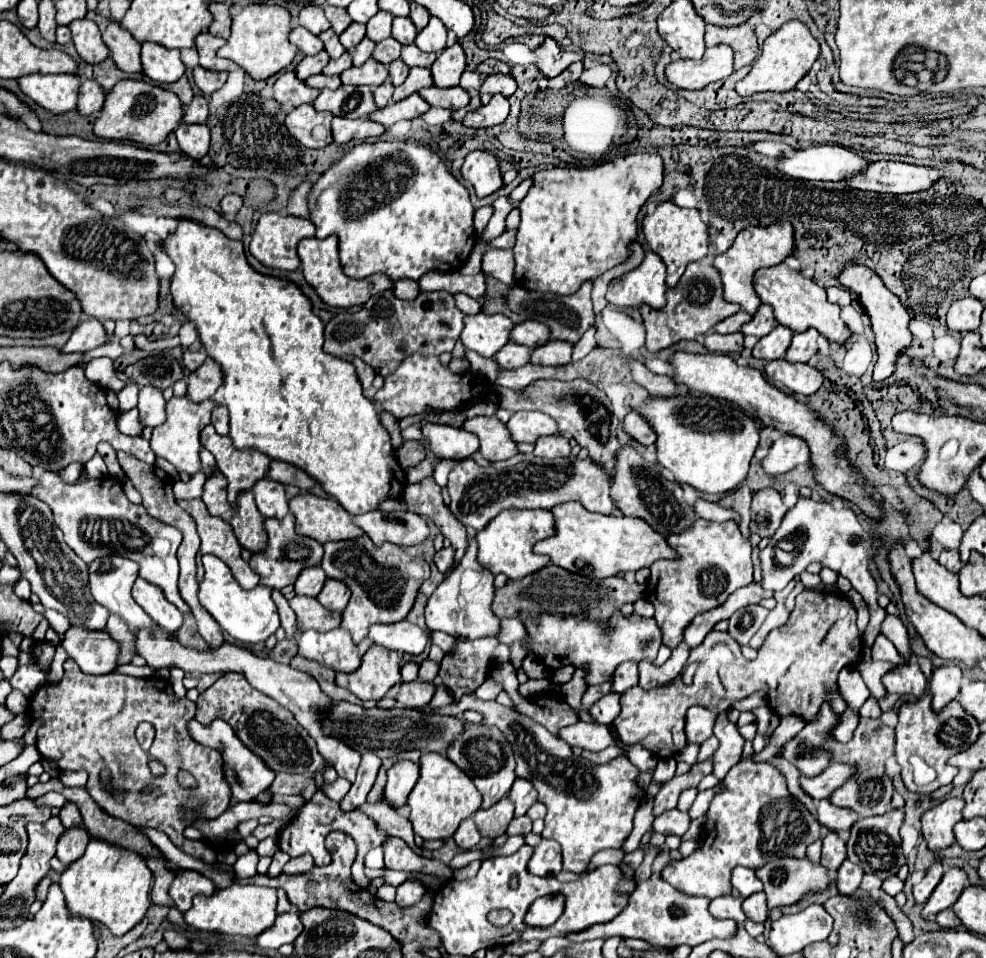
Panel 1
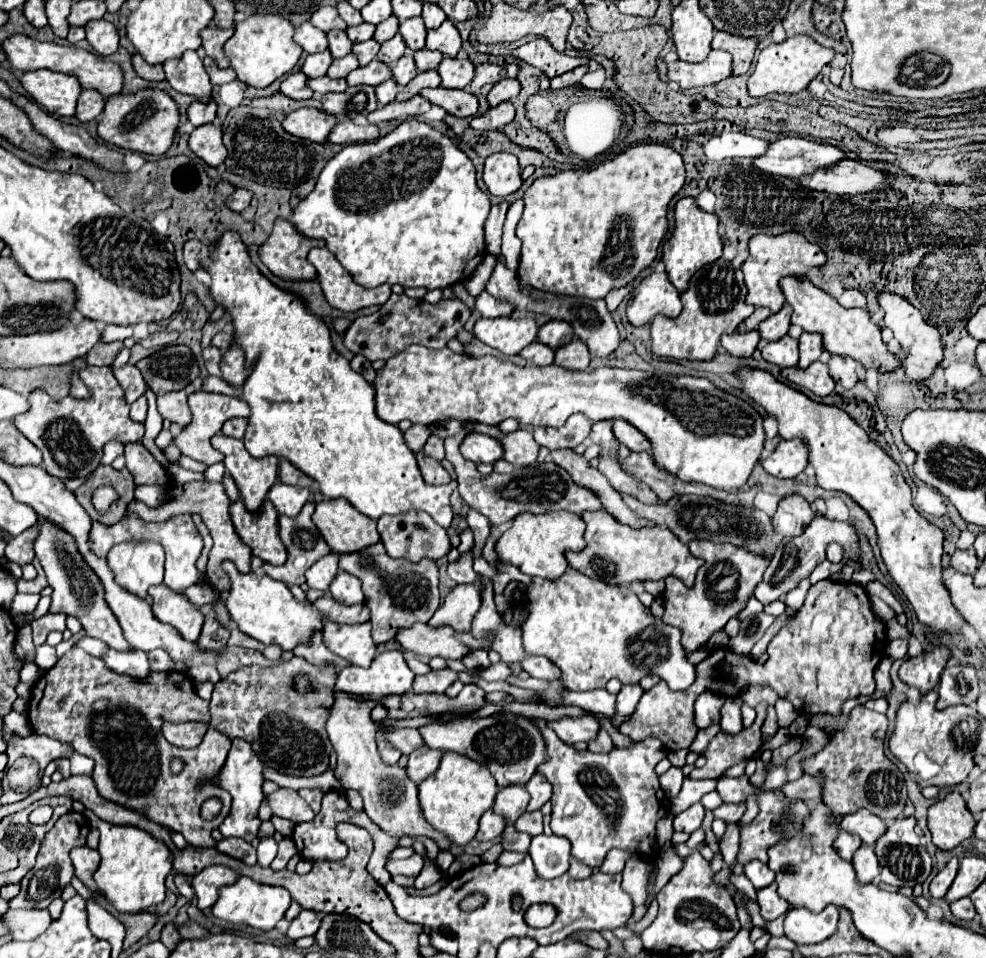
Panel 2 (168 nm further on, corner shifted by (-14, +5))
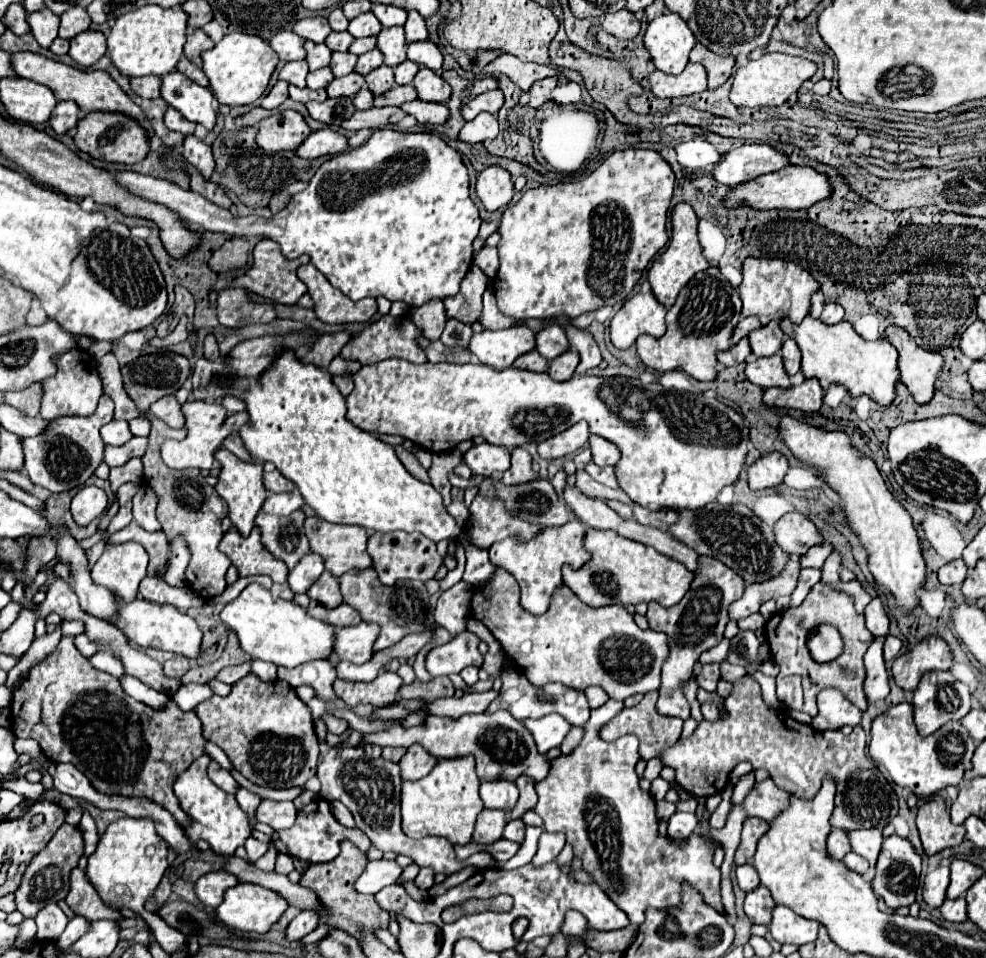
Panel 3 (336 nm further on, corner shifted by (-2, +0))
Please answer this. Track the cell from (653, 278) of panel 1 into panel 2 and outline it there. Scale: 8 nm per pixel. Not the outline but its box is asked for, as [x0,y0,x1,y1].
[627,271,681,327]

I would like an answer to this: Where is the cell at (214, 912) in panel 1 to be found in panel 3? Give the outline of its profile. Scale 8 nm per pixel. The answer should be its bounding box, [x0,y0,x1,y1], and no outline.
[213,884,287,934]

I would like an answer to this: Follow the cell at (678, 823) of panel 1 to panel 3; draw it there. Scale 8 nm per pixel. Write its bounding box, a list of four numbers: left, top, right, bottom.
[667,812,697,840]

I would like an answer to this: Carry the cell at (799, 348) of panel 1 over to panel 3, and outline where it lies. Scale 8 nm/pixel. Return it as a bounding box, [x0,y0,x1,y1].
[781,338,801,374]

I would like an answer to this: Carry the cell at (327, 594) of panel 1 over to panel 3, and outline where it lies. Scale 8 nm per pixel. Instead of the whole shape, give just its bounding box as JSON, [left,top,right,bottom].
[307,570,343,608]

